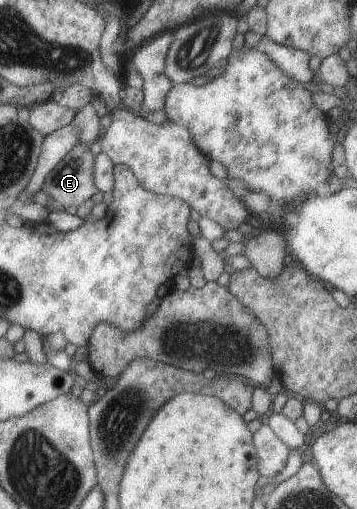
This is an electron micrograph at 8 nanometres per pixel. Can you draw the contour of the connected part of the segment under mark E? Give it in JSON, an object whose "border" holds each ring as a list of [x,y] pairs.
{"border":[[[79,141],[45,175],[41,190],[62,205],[63,209],[69,205],[78,206],[98,191],[93,181],[93,166],[94,154],[89,150],[88,144]]]}

